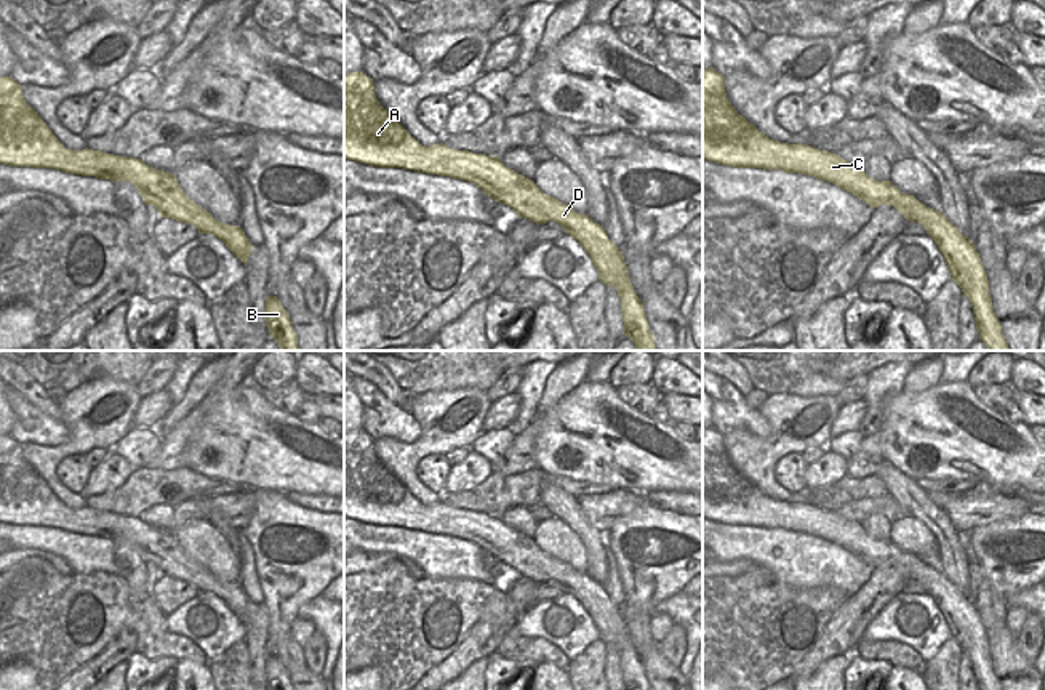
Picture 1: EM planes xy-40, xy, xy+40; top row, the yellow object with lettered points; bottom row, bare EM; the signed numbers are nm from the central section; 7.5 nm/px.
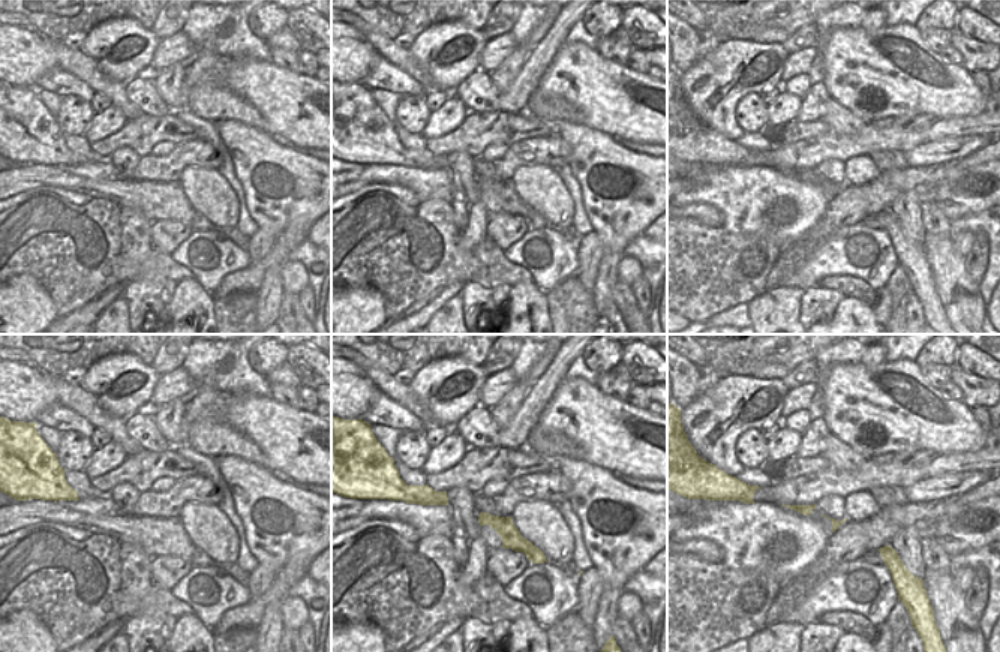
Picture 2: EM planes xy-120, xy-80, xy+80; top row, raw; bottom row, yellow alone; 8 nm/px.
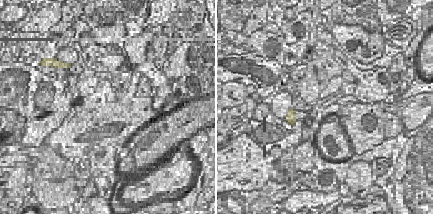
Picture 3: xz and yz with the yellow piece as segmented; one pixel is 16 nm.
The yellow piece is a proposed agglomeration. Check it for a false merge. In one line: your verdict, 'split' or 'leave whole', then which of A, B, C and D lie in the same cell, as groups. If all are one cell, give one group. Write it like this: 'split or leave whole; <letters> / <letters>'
leave whole; A B C D

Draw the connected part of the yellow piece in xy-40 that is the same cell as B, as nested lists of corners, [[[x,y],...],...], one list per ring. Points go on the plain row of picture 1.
[[[267,655],[264,674],[269,690],[294,690],[290,680],[290,674],[277,655]]]

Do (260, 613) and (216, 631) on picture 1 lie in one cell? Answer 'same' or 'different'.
different

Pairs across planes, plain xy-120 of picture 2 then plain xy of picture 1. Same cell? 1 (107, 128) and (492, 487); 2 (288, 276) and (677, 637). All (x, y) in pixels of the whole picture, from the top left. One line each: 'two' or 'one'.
1: two
2: two

